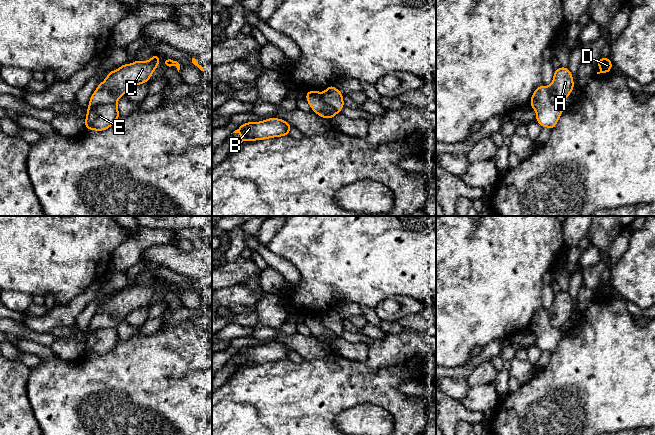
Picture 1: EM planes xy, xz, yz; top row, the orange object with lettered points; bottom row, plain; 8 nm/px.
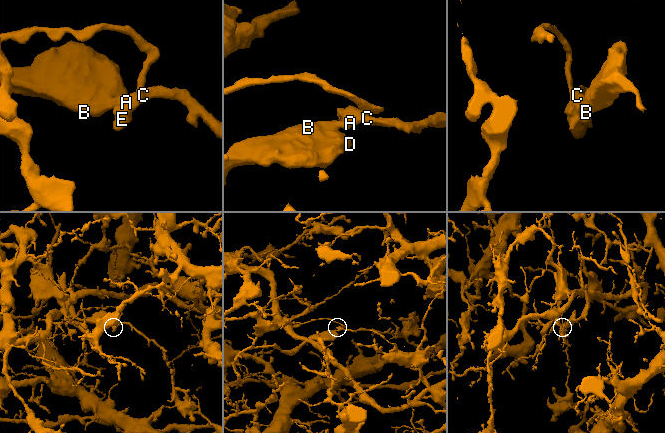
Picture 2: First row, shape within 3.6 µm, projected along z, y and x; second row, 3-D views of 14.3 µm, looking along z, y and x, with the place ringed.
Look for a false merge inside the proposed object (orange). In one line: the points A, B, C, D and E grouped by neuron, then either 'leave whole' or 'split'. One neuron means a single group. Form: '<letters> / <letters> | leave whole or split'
A B C D / E | split

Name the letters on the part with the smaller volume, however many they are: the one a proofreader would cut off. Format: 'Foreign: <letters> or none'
Foreign: E

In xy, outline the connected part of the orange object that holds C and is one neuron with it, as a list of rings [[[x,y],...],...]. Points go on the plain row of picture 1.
[[[155,278],[149,285],[136,284],[118,291],[116,295],[110,294],[105,304],[98,308],[92,318],[88,331],[116,327],[130,312],[145,308],[160,285],[158,278]]]

